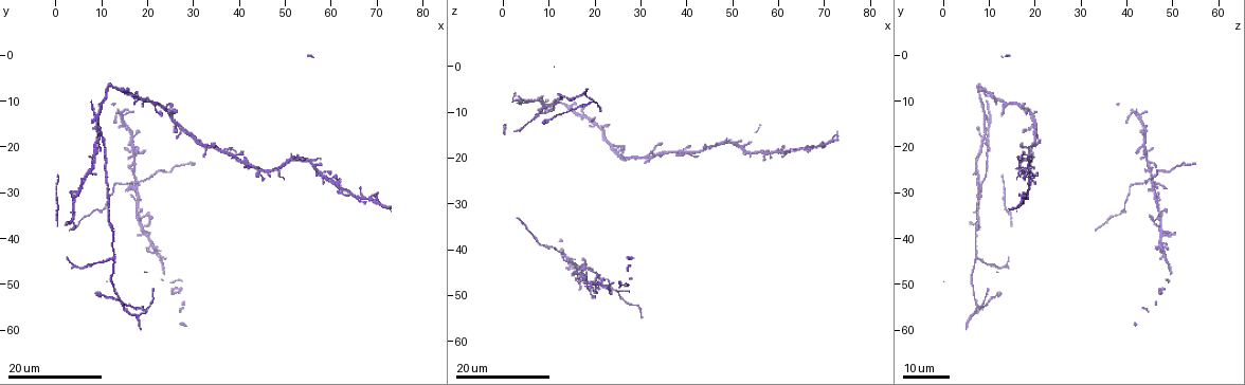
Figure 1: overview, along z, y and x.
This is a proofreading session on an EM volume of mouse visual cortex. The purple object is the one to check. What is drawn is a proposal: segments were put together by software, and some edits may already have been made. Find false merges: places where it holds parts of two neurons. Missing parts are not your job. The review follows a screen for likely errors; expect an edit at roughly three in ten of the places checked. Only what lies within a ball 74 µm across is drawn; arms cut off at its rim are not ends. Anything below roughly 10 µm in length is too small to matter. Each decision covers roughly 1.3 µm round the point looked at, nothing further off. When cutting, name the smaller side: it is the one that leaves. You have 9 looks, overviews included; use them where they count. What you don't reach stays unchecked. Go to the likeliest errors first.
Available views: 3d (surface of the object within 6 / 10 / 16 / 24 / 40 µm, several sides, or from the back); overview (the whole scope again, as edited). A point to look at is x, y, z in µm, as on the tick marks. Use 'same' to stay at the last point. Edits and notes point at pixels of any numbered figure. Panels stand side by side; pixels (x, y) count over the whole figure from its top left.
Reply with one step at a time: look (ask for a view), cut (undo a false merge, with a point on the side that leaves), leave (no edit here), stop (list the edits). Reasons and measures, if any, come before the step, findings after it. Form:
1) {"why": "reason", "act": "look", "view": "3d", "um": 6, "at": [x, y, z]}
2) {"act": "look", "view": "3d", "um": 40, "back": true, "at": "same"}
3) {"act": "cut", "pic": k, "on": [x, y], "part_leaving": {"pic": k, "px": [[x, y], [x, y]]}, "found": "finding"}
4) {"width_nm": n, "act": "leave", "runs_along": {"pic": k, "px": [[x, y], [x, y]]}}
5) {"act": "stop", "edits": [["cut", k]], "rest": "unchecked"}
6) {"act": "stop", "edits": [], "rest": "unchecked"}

{"why": "sudden change in width", "act": "look", "view": "3d", "um": 24, "at": [19.0, 56.0, 8.0]}

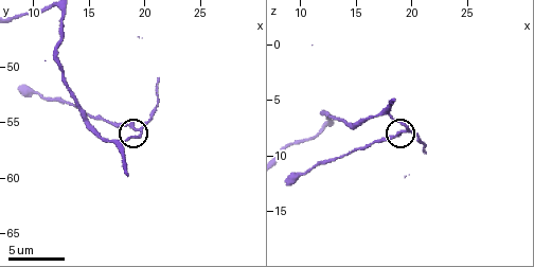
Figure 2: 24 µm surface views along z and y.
{"act": "look", "view": "3d", "um": 6, "at": [19.2, 55.8, 8.0]}

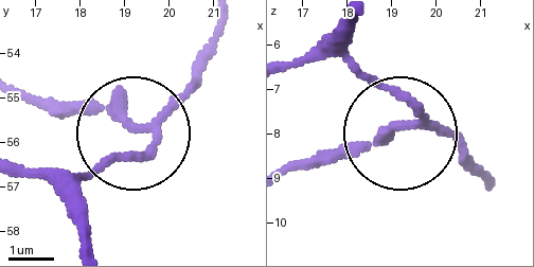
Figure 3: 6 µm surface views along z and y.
{"arms": 4, "act": "cut", "pic": 3, "on": [85, 113], "found": "a second neuron is stuck on"}

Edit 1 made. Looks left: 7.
{"act": "look", "view": "overview"}

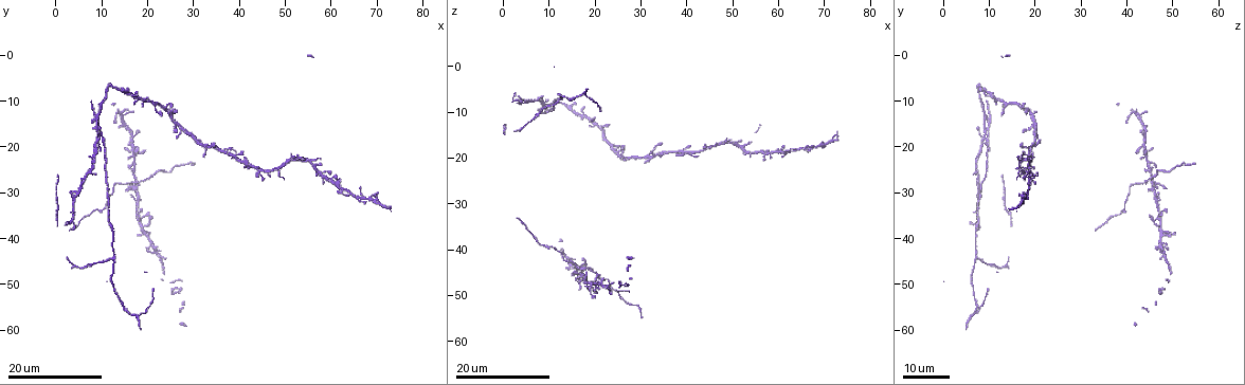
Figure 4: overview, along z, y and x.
{"act": "look", "view": "3d", "um": 16, "at": [10.0, 17.0, 10.0]}

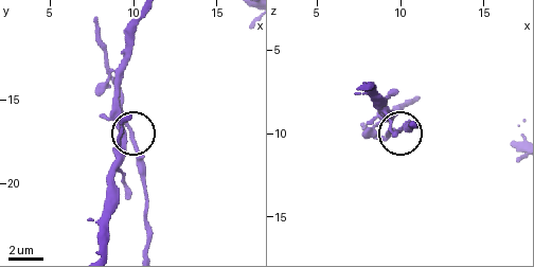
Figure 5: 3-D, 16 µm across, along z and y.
{"act": "look", "view": "3d", "um": 6, "at": [10.1, 17.5, 9.8]}

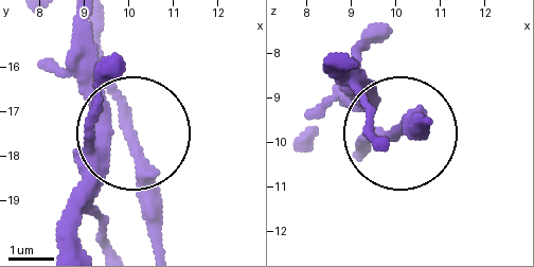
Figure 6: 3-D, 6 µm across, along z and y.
{"act": "leave", "runs_along": {"pic": 6, "px": [[65, 243], [81, 163], [122, 129], [145, 175], [153, 243]]}, "found": "one neuron here"}

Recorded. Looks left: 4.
{"why": "three-way junction", "act": "look", "view": "3d", "um": 24, "at": [17.0, 20.0, 43.5]}

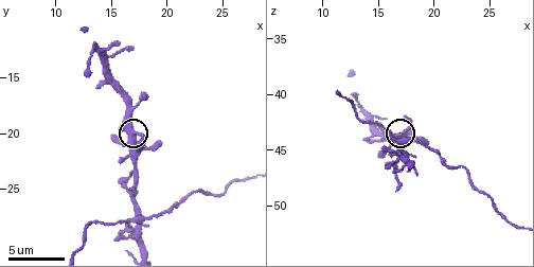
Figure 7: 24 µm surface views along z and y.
{"act": "look", "view": "3d", "um": 6, "at": "same"}

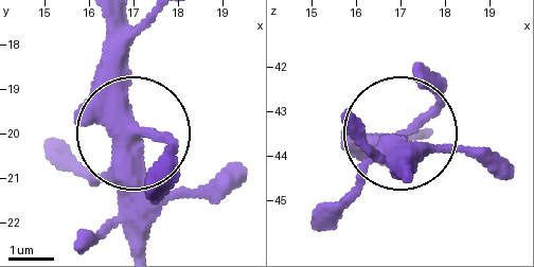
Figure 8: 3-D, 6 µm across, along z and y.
{"arms": 3, "act": "leave", "found": "continuous, no second neuron"}

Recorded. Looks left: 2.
{"why": "three arms meet", "act": "look", "view": "3d", "um": 16, "at": [12.5, 44.5, 7.5]}

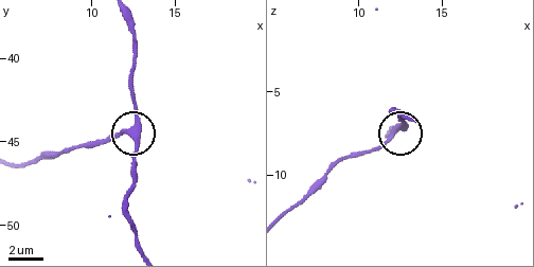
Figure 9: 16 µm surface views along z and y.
{"why": "zoom in", "act": "look", "view": "3d", "um": 10, "at": [12.3, 44.4, 7.1]}

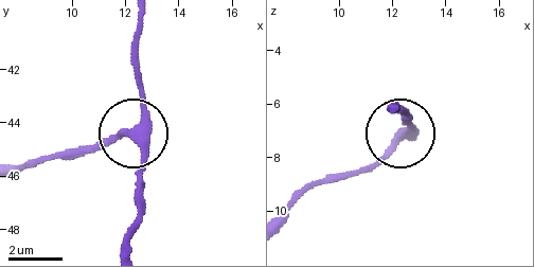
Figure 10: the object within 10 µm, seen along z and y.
{"arms": 3, "act": "leave", "runs_along": {"pic": 10, "px": [[136, 20], [141, 123], [84, 148]]}, "found": "one neuron here"}

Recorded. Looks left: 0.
{"act": "stop", "edits": [["cut", 3]], "rest": "unchecked"}

